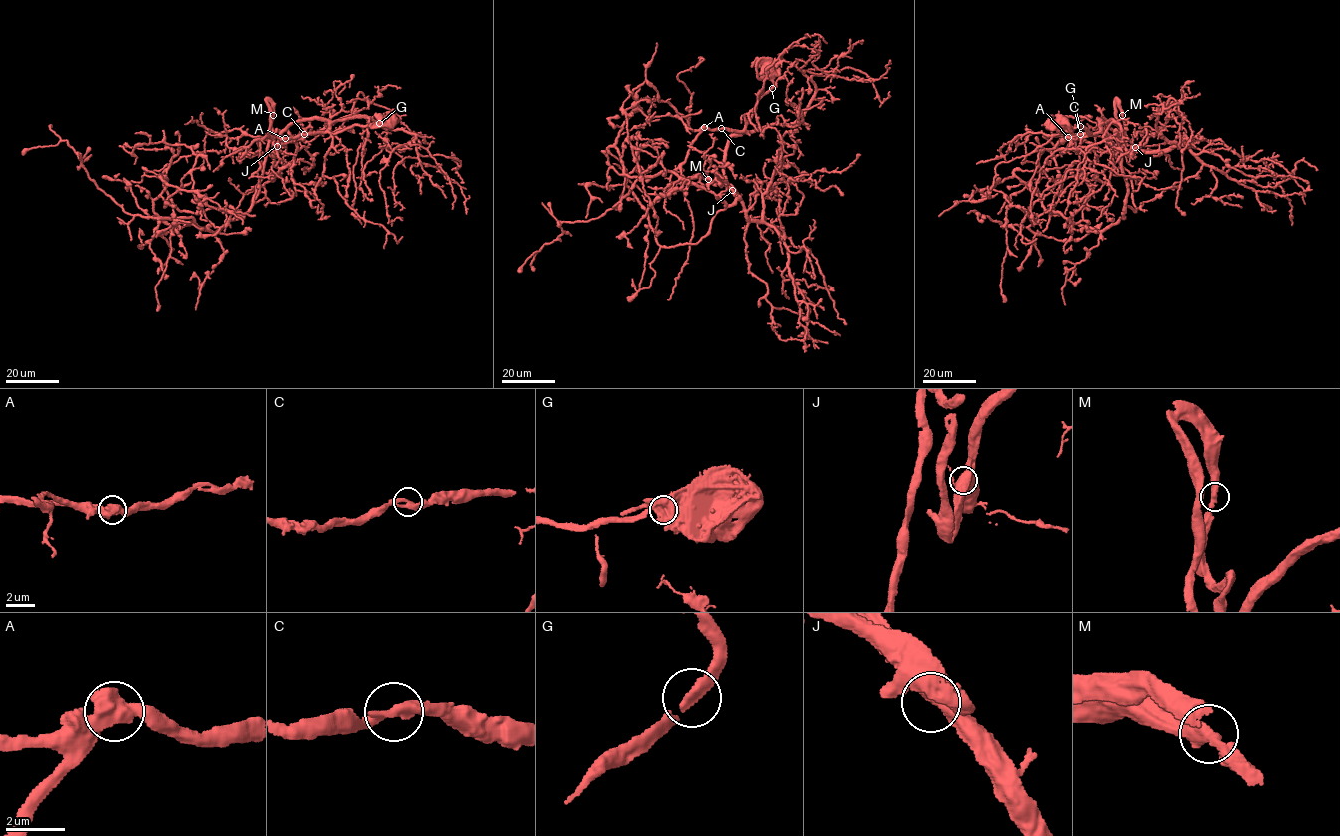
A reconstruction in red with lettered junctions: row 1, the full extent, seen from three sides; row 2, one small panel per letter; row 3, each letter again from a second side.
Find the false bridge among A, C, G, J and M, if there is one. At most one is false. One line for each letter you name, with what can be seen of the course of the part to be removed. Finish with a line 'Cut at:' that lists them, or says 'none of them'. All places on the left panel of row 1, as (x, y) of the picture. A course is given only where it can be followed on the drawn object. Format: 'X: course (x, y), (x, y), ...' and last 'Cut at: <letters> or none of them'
Cut at: none of them

